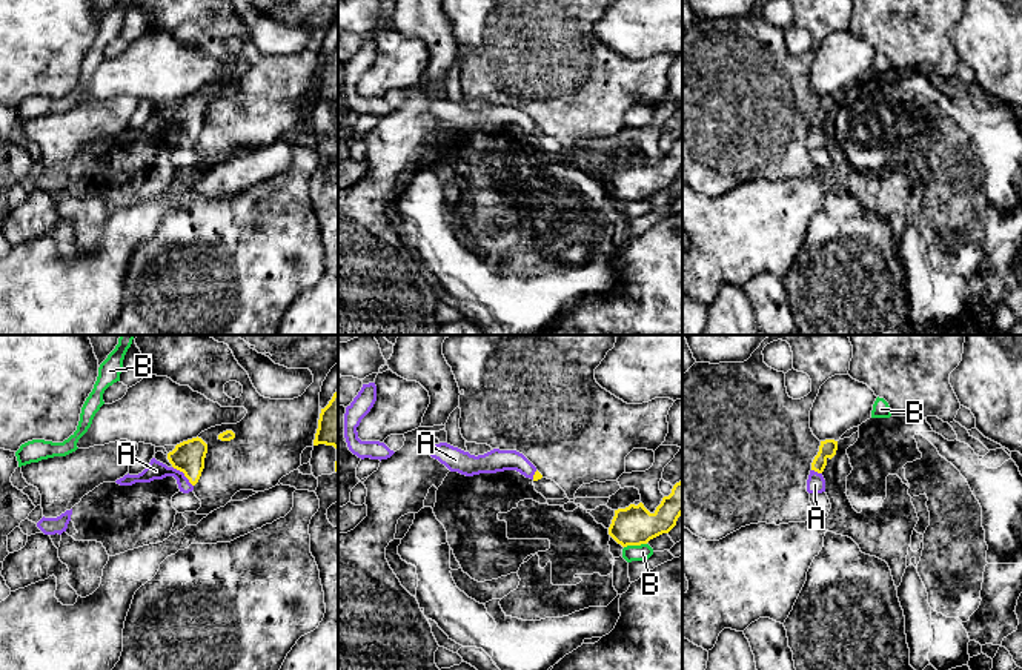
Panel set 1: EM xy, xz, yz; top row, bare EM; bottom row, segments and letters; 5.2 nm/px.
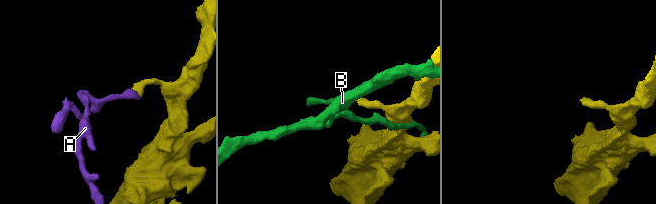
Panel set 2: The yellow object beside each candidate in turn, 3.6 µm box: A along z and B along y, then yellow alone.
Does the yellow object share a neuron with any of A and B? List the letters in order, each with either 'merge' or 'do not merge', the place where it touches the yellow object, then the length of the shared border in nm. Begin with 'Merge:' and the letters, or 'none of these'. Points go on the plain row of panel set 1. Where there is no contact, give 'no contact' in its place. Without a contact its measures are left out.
Merge: none of these
A: do not merge | xy (185, 131) | 160 nm
B: do not merge | xz (635, 200) | 120 nm

